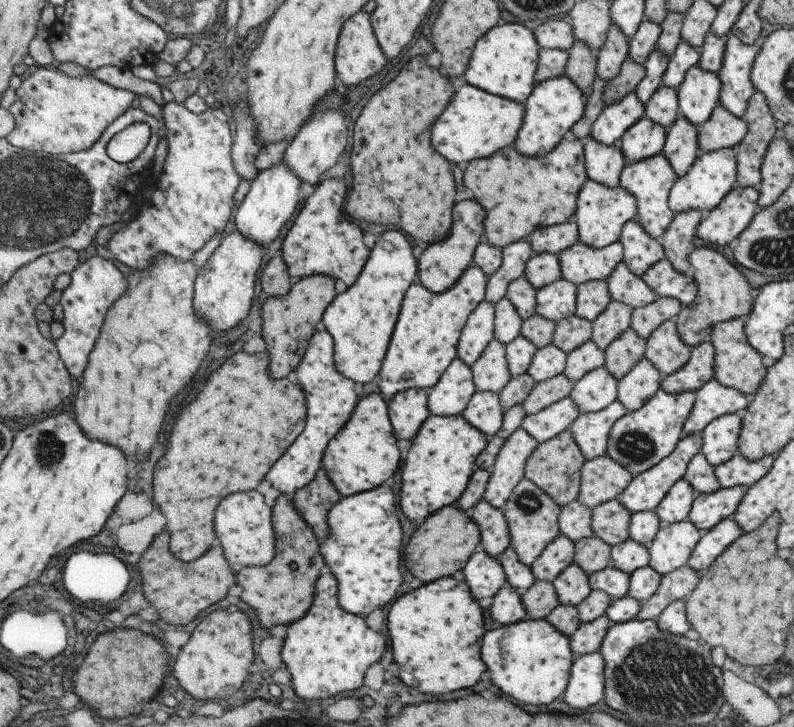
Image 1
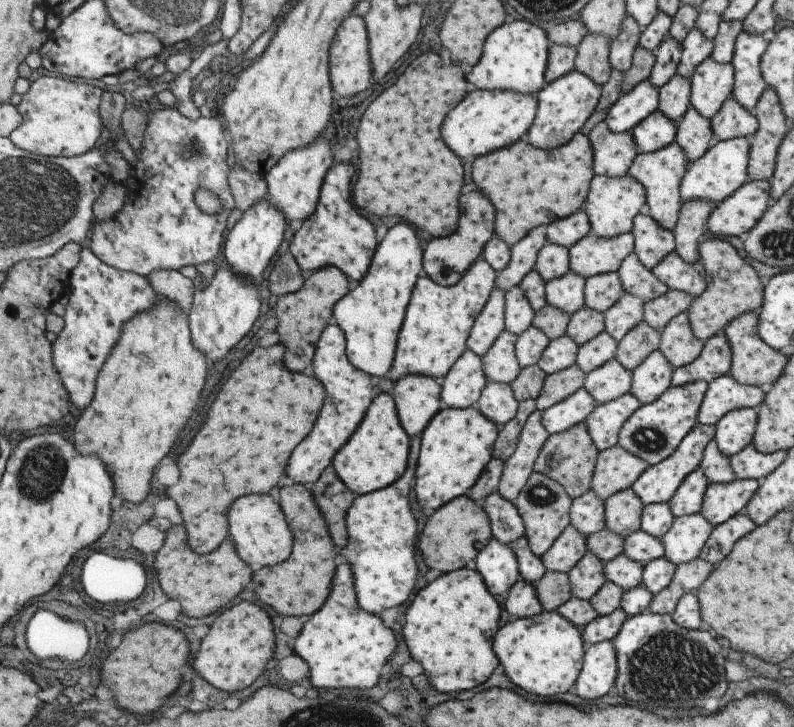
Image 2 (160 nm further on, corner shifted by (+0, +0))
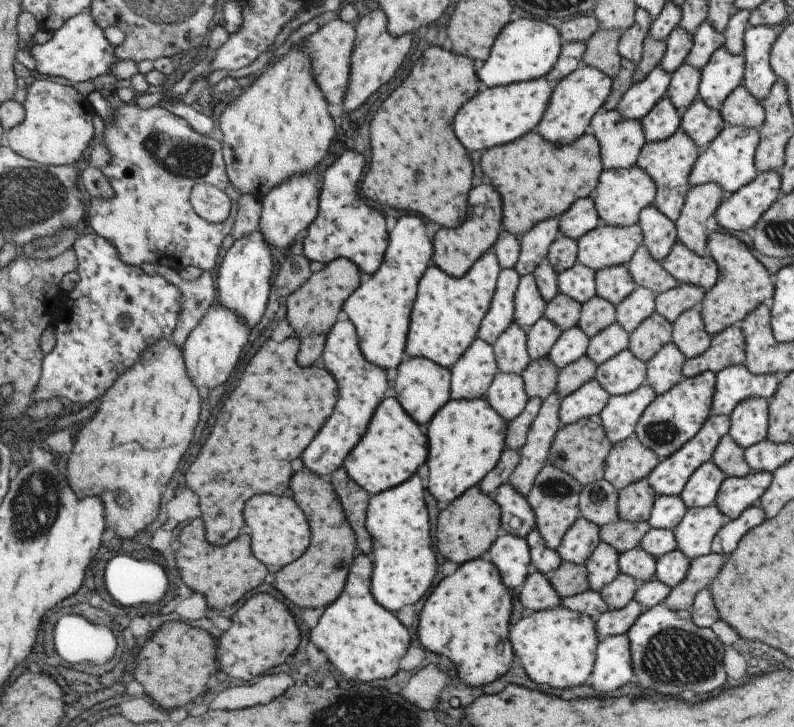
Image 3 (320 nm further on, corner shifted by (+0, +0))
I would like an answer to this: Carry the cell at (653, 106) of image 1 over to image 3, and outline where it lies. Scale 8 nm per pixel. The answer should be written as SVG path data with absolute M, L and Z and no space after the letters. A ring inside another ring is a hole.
M681 63L670 76L667 98L677 111L686 109L698 96L700 69Z

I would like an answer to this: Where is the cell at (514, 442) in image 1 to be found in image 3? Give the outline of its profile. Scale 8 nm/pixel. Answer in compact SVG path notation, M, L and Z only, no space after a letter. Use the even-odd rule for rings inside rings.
M555 392L542 399L537 416L530 424L525 444L520 448L520 459L508 482L519 494L526 497L541 467L547 464L549 447L556 430L561 426L558 406L562 398Z

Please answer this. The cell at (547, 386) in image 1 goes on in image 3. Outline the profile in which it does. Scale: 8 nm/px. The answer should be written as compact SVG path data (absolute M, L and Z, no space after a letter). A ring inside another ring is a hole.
M580 356L577 360L566 364L558 370L556 389L561 398L577 390L582 384L594 378L596 364L587 356Z

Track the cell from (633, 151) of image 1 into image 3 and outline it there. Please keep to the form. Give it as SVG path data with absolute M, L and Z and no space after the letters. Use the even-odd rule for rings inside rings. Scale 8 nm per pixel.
M665 95L657 104L640 118L641 128L647 141L660 141L669 138L679 130L681 114Z

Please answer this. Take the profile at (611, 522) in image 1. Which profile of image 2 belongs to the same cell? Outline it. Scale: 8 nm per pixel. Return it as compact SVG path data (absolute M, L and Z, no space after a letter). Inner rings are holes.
M631 487L614 492L604 500L604 526L622 537L640 528L644 504Z

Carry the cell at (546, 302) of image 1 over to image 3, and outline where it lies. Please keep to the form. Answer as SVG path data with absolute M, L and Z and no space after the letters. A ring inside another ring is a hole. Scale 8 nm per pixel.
M576 262L571 268L561 271L556 278L559 293L566 294L579 304L589 300L595 292L596 271Z

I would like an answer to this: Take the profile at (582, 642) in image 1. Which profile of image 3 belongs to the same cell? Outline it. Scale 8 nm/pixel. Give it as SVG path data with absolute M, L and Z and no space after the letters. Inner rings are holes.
M631 599L620 609L605 611L594 622L598 640L626 633L642 612L642 606L635 599Z

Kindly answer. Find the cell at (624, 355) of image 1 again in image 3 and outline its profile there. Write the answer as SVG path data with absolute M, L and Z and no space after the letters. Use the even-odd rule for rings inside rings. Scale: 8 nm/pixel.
M655 312L642 320L628 336L628 348L639 360L648 361L665 344L670 342L672 323Z

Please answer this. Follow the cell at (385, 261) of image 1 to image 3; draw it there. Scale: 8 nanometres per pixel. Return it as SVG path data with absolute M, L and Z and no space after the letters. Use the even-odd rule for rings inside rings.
M401 216L393 230L388 234L387 248L379 268L345 299L342 310L353 324L358 338L358 347L361 354L371 364L387 370L396 366L405 359L404 346L409 328L409 317L412 304L416 299L416 288L424 270L432 259L432 242L425 235L425 224L419 216Z

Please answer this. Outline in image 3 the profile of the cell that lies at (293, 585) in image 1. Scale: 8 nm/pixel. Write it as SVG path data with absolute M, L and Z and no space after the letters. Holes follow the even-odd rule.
M297 472L297 480L293 480L292 499L309 512L309 520L313 520L313 544L299 559L282 567L276 574L275 587L293 604L302 610L305 608L321 608L335 602L343 592L346 576L357 548L356 536L349 526L344 508L334 493L328 478Z

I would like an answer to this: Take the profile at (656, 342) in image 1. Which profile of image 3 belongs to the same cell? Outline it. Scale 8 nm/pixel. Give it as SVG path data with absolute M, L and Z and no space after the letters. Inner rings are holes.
M698 306L683 311L672 322L670 342L681 351L686 359L705 352L709 346L710 337L704 329Z

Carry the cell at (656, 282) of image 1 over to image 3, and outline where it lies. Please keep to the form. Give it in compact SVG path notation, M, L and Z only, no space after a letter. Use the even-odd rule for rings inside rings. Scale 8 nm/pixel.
M679 239L673 243L661 266L679 283L700 286L708 291L717 280L718 268L710 255L699 256Z

